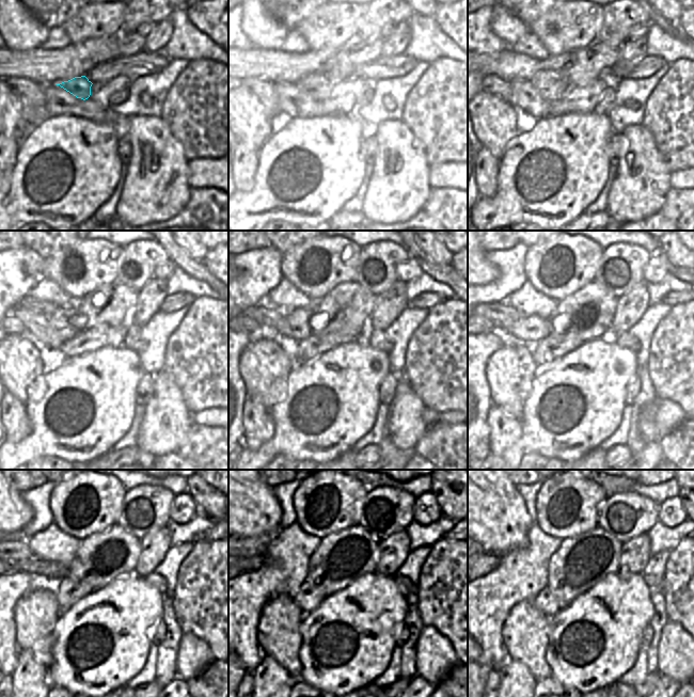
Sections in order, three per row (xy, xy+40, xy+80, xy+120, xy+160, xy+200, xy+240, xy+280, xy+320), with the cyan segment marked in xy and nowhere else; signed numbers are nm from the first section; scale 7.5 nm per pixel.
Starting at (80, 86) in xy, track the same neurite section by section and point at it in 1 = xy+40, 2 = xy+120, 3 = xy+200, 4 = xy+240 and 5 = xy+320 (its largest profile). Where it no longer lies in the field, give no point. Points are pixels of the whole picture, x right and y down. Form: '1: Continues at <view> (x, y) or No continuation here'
1: Continues at xy+40 (317, 84)
2: Continues at xy+120 (60, 318)
3: Continues at xy+200 (530, 330)
4: Continues at xy+240 (52, 570)
5: Continues at xy+320 (489, 561)

